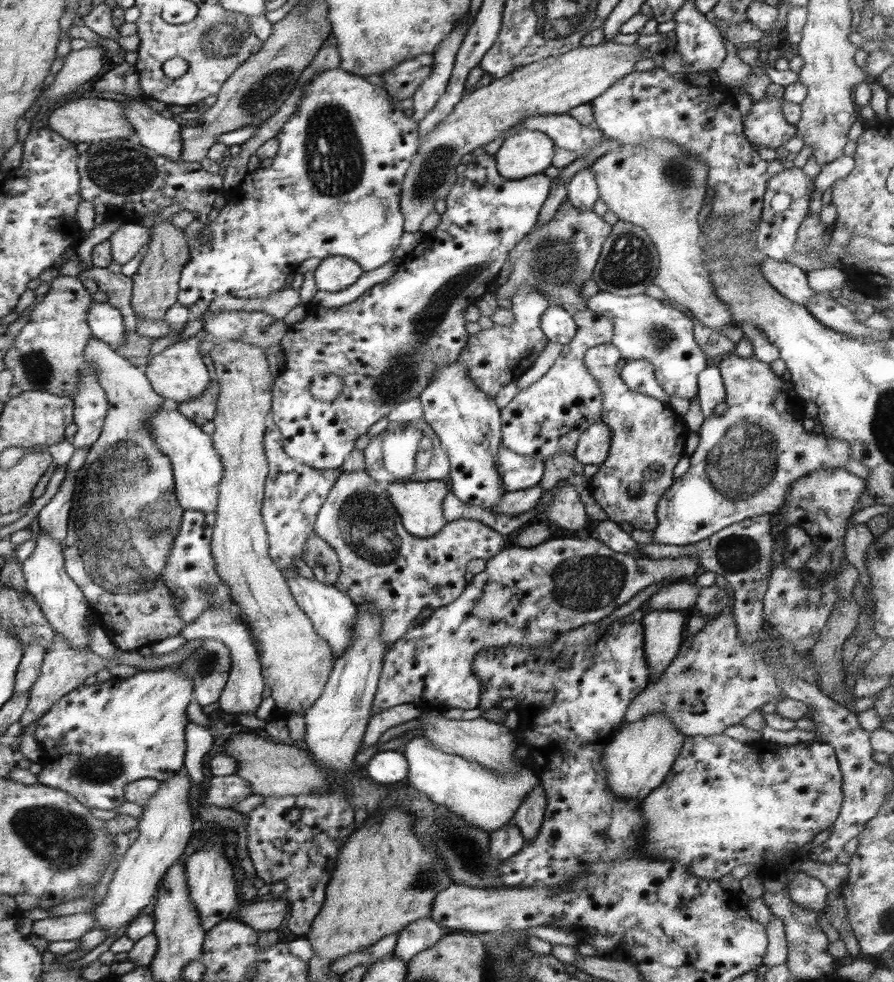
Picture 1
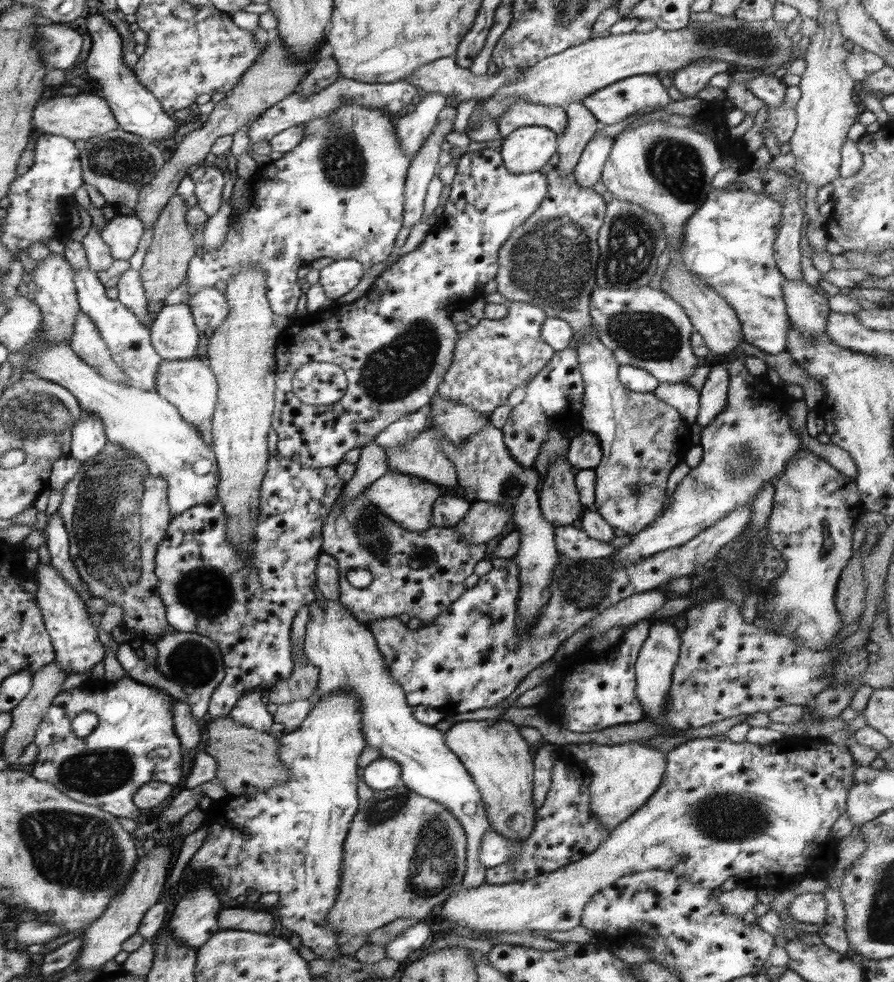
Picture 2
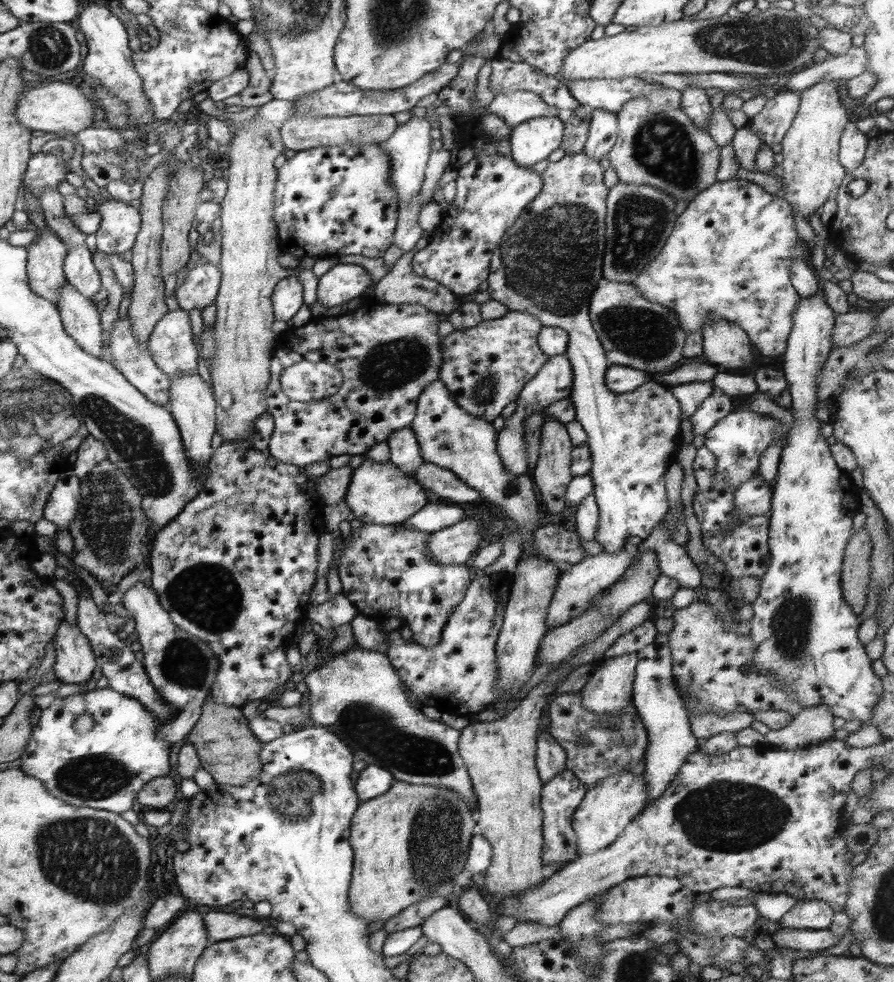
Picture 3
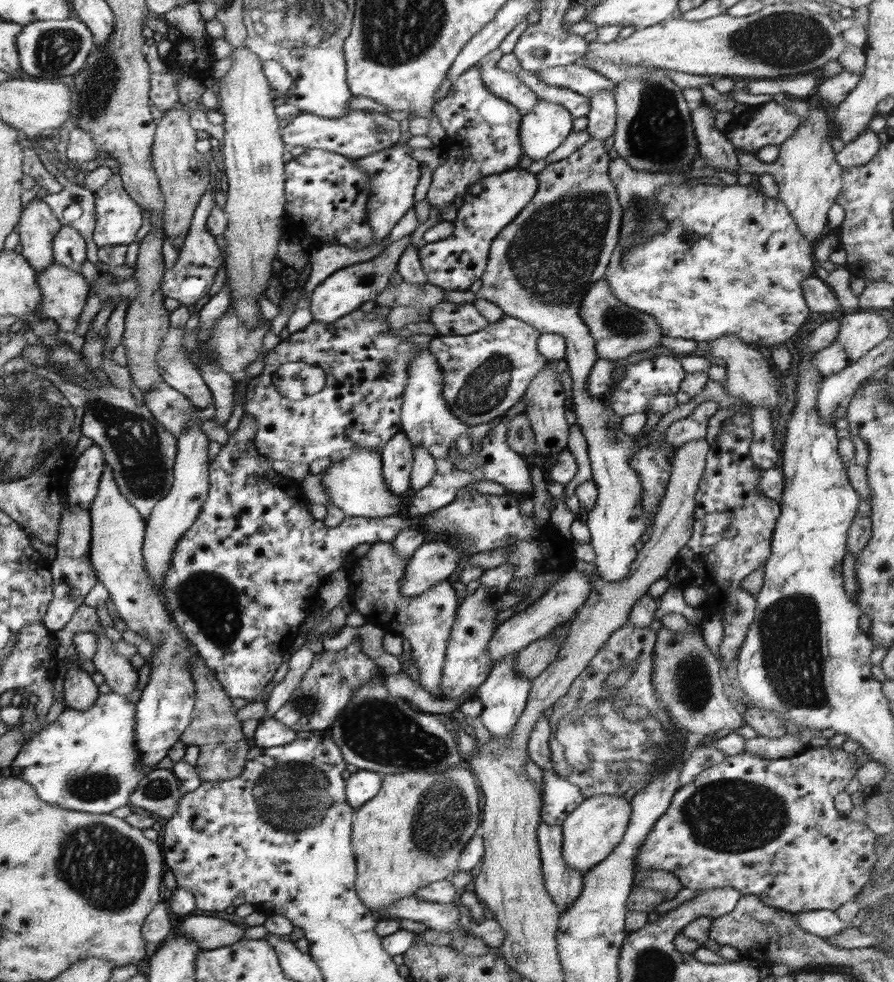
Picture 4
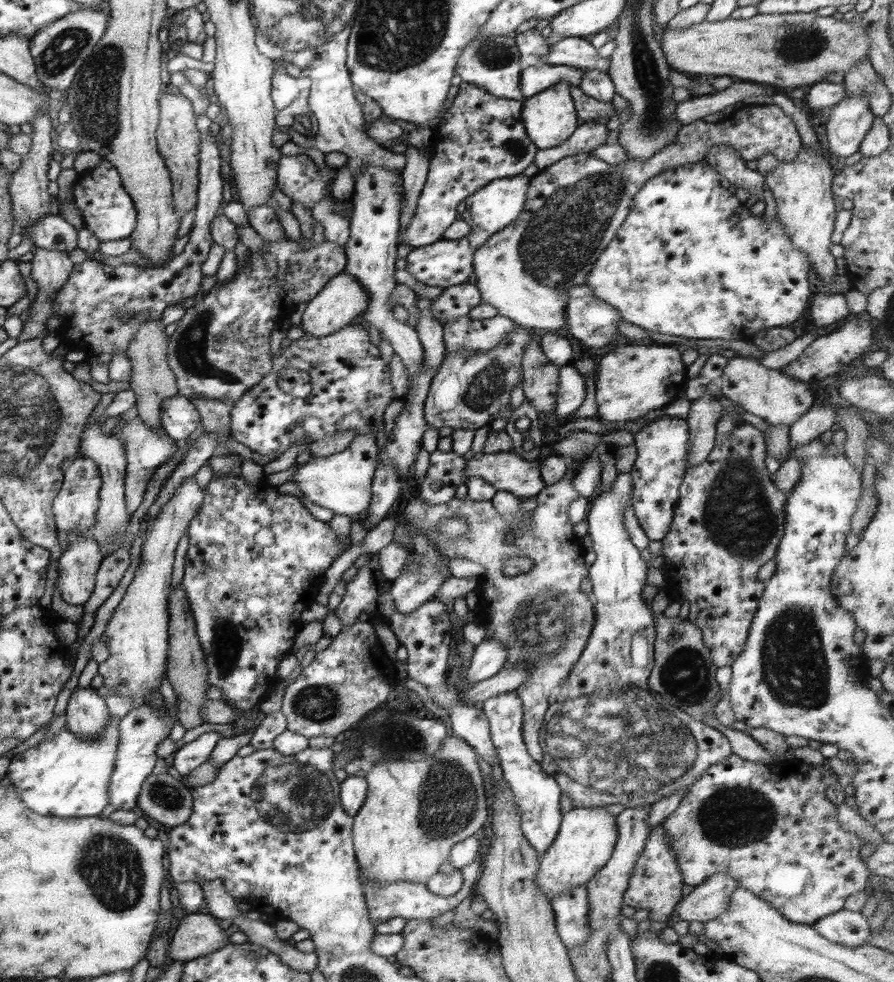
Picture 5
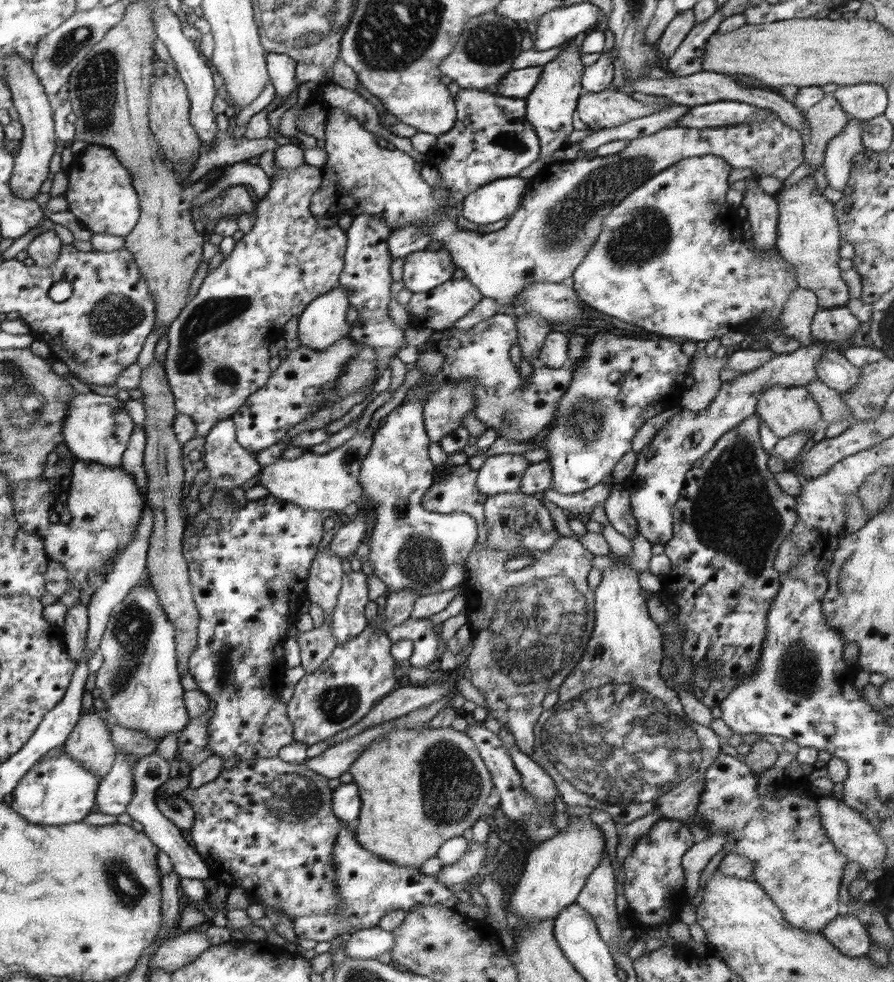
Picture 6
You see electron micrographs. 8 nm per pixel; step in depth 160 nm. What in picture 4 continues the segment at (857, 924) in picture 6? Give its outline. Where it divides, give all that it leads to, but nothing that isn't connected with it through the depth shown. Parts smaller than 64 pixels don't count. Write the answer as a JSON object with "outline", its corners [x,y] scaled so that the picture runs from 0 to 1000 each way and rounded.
{"outline":[[[915,927],[911,929],[895,929],[890,931],[893,943],[899,948],[917,953],[919,956],[937,953],[940,949],[953,945],[954,941],[944,940],[935,932],[935,929],[928,927]]]}

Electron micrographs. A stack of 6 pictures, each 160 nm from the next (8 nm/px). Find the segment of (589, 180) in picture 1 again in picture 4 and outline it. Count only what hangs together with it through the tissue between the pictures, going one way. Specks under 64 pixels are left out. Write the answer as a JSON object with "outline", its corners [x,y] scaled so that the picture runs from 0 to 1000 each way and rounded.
{"outline":[[[673,93],[659,102],[657,133],[664,143],[678,143],[688,135],[690,108],[685,93]]]}

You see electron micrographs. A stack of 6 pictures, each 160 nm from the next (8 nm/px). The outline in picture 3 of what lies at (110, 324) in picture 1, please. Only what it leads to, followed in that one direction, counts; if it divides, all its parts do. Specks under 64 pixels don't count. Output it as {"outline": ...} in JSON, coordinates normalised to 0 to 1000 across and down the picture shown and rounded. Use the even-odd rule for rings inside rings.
{"outline":[[[96,248],[78,251],[73,264],[73,281],[89,299],[101,304],[115,295],[112,278],[104,268],[104,259]],[[130,323],[125,334],[122,336],[122,355],[124,364],[123,371],[132,376],[157,399],[160,399],[169,408],[185,413],[189,418],[189,383],[174,371],[169,358],[163,351],[160,351],[149,339],[149,330],[145,323]]]}

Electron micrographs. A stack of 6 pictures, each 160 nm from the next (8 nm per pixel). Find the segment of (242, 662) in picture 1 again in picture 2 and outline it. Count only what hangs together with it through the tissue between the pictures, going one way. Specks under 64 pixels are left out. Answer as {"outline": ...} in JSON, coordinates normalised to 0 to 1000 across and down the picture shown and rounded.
{"outline":[[[284,700],[282,703],[275,704],[255,727],[256,730],[264,737],[285,741],[291,745],[301,745],[308,733],[298,722],[298,717],[293,715],[293,704],[291,700]]]}

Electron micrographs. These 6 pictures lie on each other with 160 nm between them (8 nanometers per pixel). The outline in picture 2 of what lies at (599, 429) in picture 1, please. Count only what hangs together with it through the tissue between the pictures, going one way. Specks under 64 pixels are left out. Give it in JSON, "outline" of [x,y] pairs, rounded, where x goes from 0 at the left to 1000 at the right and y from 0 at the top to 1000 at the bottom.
{"outline":[[[652,438],[643,446],[640,446],[634,458],[634,468],[643,480],[667,478],[674,462],[669,446],[658,438]]]}

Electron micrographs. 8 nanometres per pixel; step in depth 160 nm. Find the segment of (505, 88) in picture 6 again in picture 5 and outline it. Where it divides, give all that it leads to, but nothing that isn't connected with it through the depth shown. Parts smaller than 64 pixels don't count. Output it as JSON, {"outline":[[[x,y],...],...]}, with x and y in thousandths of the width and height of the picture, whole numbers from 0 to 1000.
{"outline":[[[593,67],[582,74],[582,92],[587,101],[602,97],[622,86],[633,85],[638,89],[647,89],[651,82],[652,72],[641,67]]]}

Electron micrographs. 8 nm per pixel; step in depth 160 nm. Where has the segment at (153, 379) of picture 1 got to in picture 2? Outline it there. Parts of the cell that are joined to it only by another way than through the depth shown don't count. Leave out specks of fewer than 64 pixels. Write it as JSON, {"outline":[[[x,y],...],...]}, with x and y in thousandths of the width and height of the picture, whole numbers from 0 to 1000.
{"outline":[[[219,363],[209,366],[181,366],[173,383],[173,398],[194,411],[210,432],[224,441],[225,433],[240,421],[245,393],[230,367]]]}

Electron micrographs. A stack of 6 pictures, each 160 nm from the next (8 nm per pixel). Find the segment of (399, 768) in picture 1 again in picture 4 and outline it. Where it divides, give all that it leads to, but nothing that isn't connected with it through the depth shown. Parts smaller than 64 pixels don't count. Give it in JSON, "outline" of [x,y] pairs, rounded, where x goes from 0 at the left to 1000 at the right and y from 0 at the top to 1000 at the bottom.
{"outline":[[[400,783],[387,794],[387,815],[394,823],[403,823],[425,807],[428,788]]]}

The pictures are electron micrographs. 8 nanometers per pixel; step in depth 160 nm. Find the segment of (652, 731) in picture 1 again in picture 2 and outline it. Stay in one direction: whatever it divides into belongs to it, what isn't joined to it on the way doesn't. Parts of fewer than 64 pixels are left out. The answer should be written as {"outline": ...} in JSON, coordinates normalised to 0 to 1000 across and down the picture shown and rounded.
{"outline":[[[705,756],[690,759],[653,757],[633,759],[633,766],[653,777],[661,786],[660,821],[667,835],[683,847],[695,837],[705,833],[736,804],[746,781],[743,766],[723,756]]]}

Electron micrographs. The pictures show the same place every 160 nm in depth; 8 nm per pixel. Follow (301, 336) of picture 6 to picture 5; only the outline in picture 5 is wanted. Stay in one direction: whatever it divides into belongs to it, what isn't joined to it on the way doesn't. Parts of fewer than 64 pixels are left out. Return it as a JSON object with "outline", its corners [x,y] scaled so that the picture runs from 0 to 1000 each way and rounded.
{"outline":[[[387,276],[369,282],[369,285],[362,290],[362,293],[356,299],[343,308],[340,315],[337,330],[341,339],[349,342],[367,342],[387,331],[396,329],[398,323],[408,318],[413,309],[413,299],[396,281]]]}

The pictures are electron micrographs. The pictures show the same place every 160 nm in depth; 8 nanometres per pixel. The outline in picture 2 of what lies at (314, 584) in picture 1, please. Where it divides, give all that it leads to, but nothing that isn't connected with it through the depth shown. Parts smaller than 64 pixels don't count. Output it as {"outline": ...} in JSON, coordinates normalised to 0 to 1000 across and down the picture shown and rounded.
{"outline":[[[352,610],[343,615],[343,631],[339,664],[357,680],[356,703],[345,712],[353,719],[374,704],[398,706],[405,722],[405,743],[412,760],[425,762],[427,771],[436,771],[449,782],[450,798],[470,811],[498,821],[512,834],[522,855],[521,888],[517,903],[530,904],[544,899],[543,882],[536,875],[539,852],[550,845],[535,799],[512,770],[498,757],[498,746],[468,735],[461,727],[446,697],[437,691],[415,640],[402,632],[383,614]]]}

